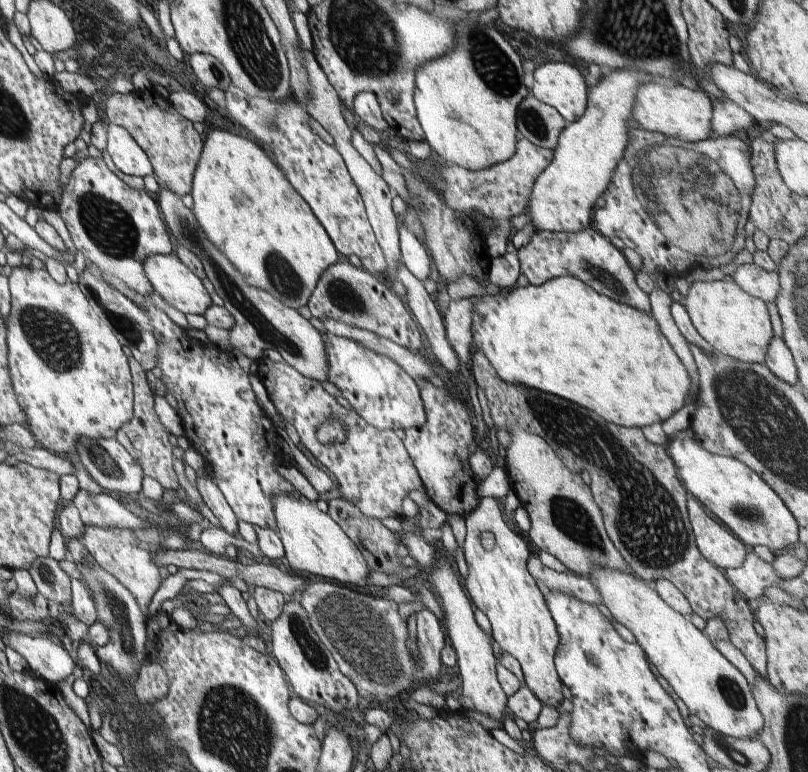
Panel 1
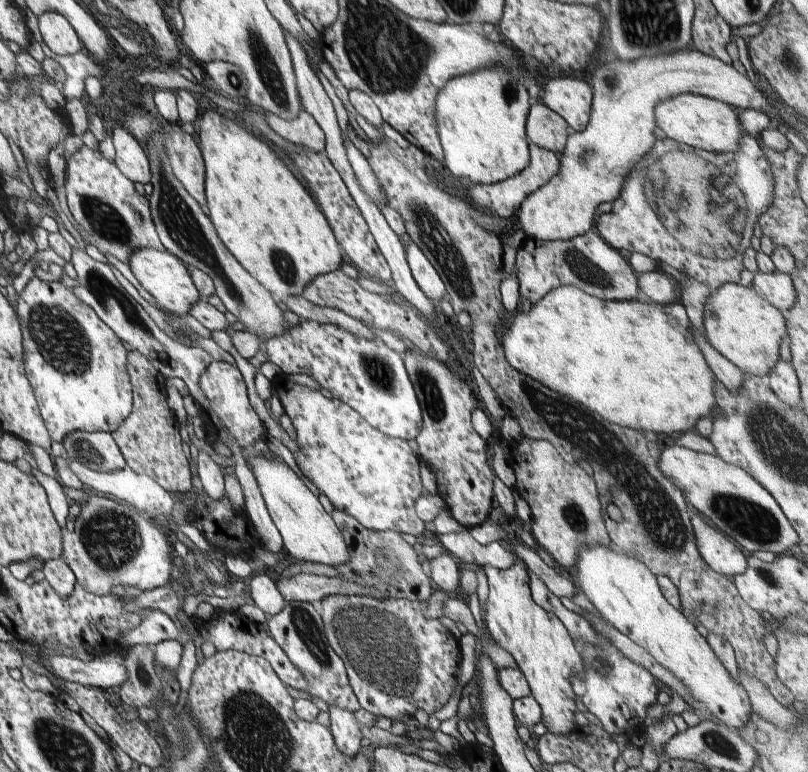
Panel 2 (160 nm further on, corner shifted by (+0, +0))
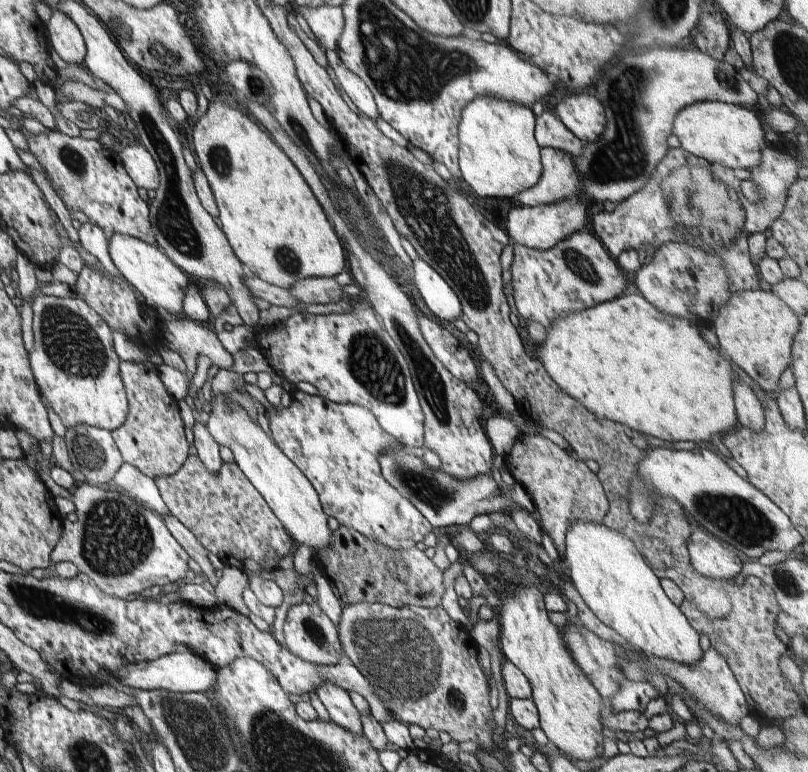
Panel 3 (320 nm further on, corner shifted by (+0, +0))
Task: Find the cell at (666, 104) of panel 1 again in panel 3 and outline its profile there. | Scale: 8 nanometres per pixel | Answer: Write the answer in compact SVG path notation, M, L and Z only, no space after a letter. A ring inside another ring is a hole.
M702 101L684 107L673 122L673 134L682 144L682 148L691 155L703 158L706 164L720 163L731 169L755 169L761 163L761 151L765 144L766 130L762 126L762 116L750 107L738 106L722 101Z

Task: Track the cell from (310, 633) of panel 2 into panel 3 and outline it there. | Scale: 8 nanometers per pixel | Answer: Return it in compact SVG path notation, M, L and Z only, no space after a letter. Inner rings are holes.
M302 601L299 604L292 604L287 612L283 629L288 650L298 658L316 665L337 665L339 663L343 654L339 630L317 603Z

